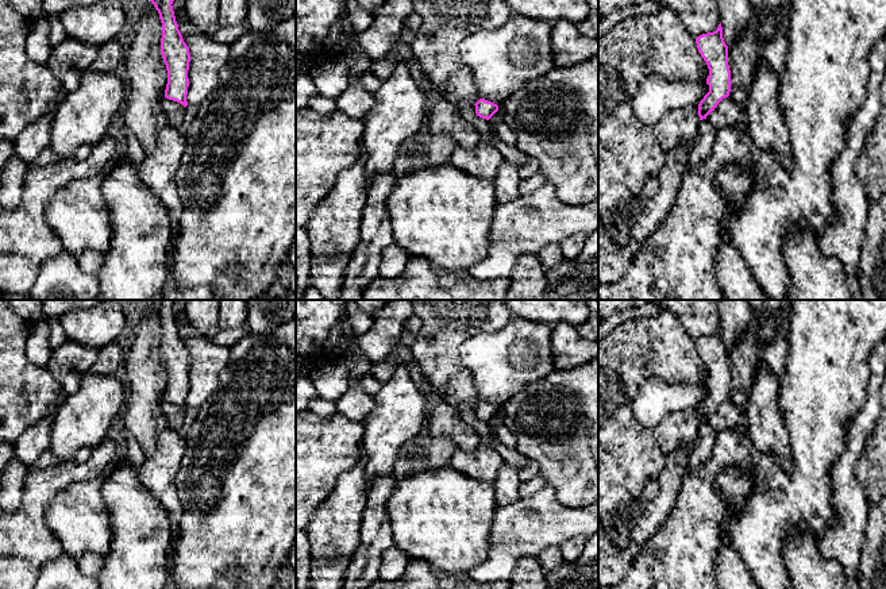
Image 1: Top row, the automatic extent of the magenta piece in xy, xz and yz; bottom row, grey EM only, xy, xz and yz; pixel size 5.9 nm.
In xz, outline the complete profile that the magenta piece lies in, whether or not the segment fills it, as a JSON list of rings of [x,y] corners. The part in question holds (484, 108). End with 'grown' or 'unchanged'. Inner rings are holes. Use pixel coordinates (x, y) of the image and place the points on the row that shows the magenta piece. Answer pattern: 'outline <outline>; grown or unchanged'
outline [[[479,99],[474,105],[477,116],[486,120],[489,120],[498,111],[497,104],[488,101],[485,99]]]; unchanged

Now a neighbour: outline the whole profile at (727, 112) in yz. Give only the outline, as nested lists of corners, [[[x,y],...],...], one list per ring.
[[[729,96],[723,99],[714,111],[706,116],[716,128],[720,127],[739,127],[748,130],[746,107],[737,105]]]

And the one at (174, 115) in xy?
[[[165,99],[162,101],[161,111],[166,118],[166,124],[174,128],[185,128],[185,123],[184,123],[185,107],[182,104]]]

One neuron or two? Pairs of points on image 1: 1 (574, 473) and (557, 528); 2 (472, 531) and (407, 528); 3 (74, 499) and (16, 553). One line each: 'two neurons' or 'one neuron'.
1: two neurons
2: one neuron
3: two neurons

